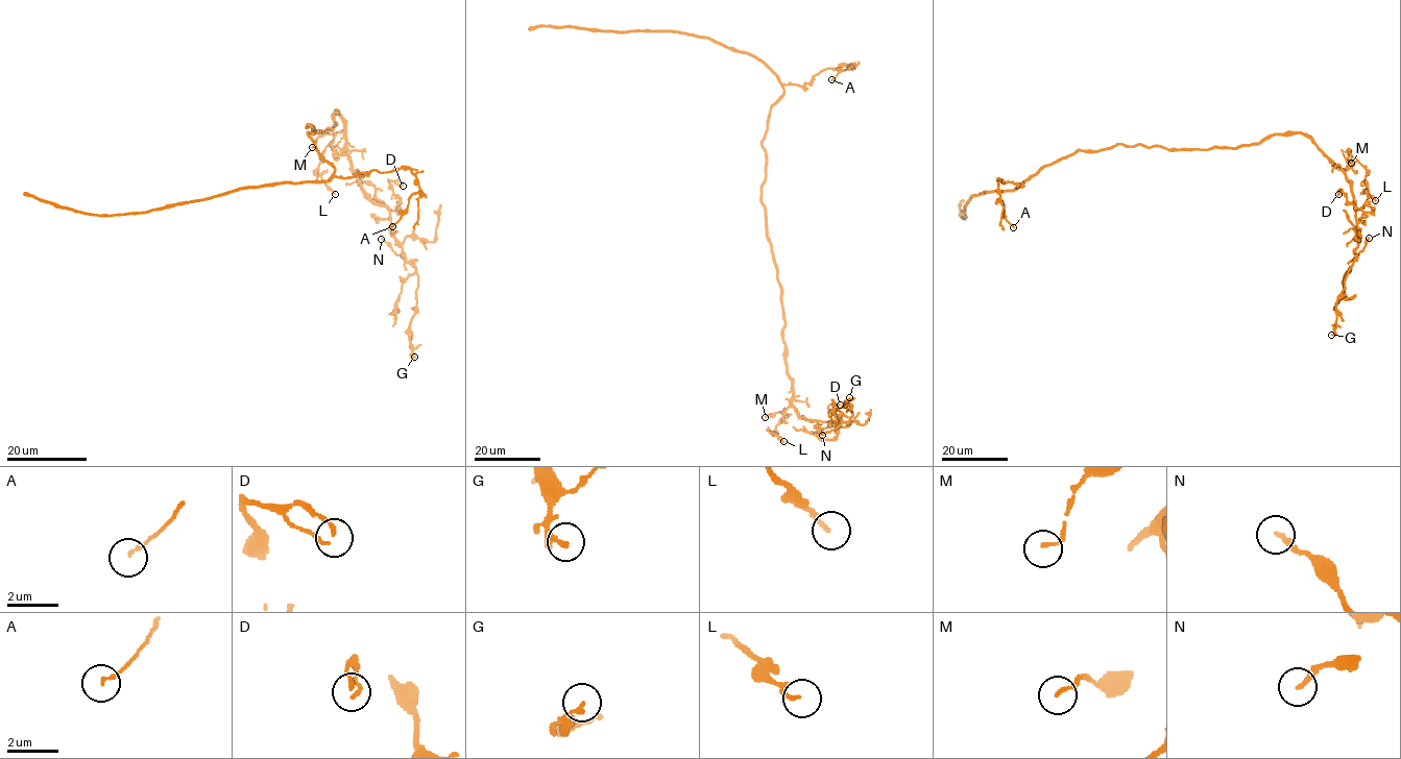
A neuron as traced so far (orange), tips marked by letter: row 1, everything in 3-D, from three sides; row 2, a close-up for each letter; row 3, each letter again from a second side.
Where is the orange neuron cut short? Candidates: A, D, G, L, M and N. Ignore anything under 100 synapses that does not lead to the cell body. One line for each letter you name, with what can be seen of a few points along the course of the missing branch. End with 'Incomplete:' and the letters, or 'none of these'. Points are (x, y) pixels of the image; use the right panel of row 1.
Incomplete: none of these

